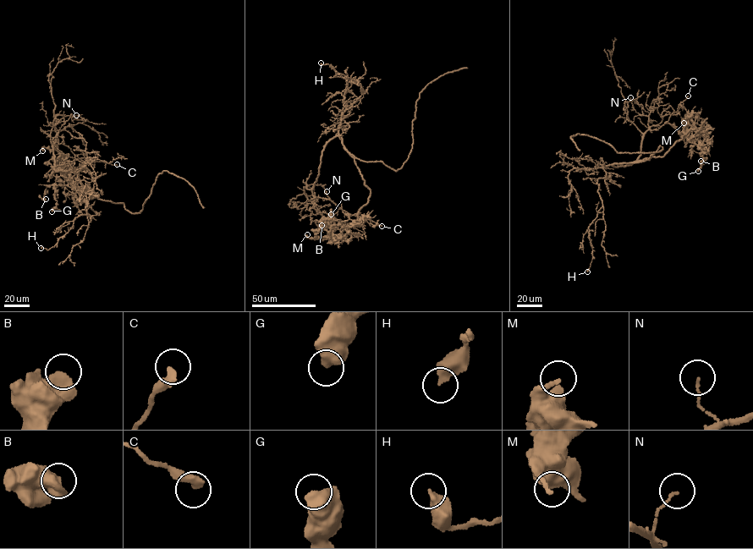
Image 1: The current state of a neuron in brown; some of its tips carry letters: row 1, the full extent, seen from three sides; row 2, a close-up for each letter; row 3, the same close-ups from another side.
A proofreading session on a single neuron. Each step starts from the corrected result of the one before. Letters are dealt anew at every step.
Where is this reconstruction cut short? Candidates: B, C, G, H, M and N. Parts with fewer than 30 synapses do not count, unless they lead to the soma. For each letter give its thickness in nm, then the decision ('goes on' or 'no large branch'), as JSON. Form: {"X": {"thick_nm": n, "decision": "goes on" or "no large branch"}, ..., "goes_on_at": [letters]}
{"B": {"thick_nm": 550, "decision": "no large branch"}, "C": {"thick_nm": 420, "decision": "no large branch"}, "G": {"thick_nm": 650, "decision": "no large branch"}, "H": {"thick_nm": 400, "decision": "no large branch"}, "M": {"thick_nm": 160, "decision": "no large branch"}, "N": {"thick_nm": 90, "decision": "no large branch"}, "goes_on_at": []}

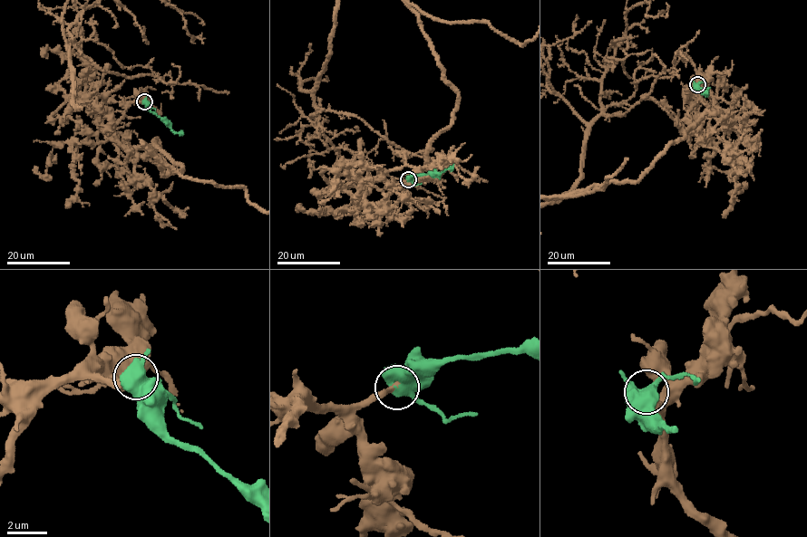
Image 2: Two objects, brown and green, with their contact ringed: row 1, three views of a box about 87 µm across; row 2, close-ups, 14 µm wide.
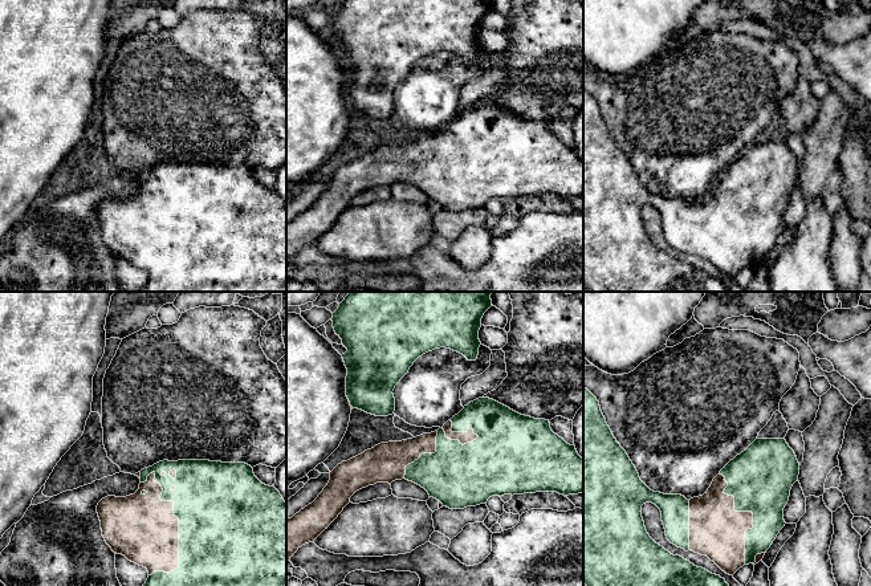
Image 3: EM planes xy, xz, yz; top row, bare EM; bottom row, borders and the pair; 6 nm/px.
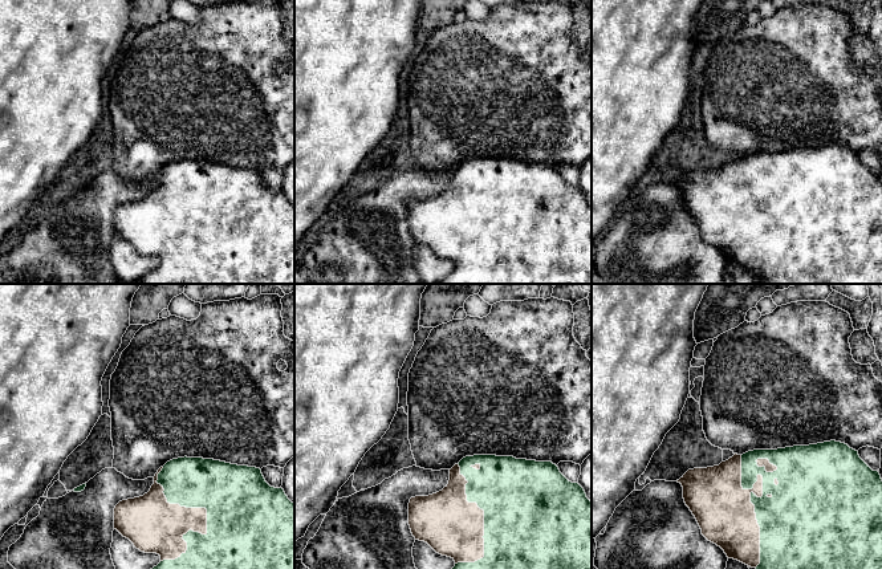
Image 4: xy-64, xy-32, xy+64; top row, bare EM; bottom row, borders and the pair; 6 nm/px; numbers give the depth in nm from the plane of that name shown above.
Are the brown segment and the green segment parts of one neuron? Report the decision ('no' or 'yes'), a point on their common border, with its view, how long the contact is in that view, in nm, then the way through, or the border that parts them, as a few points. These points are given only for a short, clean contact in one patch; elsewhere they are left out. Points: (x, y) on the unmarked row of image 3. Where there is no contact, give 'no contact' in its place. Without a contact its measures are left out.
yes; meets brown in xy at (178, 232); contact 650 nm long

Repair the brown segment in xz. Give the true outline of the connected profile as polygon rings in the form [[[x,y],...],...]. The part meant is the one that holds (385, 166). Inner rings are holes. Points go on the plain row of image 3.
[[[479,101],[435,135],[380,146],[338,167],[318,200],[286,223],[286,265],[302,248],[314,245],[327,232],[357,194],[402,182],[424,191],[443,209],[464,212],[485,207],[492,199],[583,196],[583,162],[575,148],[552,134],[549,123],[525,119],[493,102]]]

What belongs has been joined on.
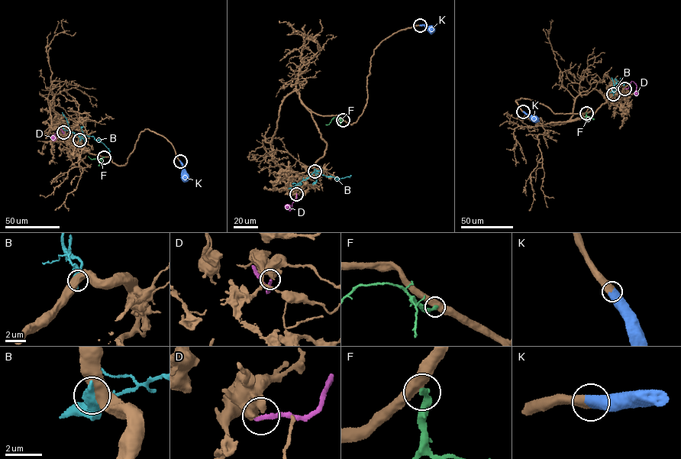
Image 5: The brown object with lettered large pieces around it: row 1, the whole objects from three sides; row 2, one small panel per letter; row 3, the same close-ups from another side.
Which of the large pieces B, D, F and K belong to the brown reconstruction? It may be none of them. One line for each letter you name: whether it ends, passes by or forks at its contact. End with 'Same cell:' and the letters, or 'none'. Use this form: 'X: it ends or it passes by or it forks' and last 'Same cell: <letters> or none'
K: it ends
Same cell: K

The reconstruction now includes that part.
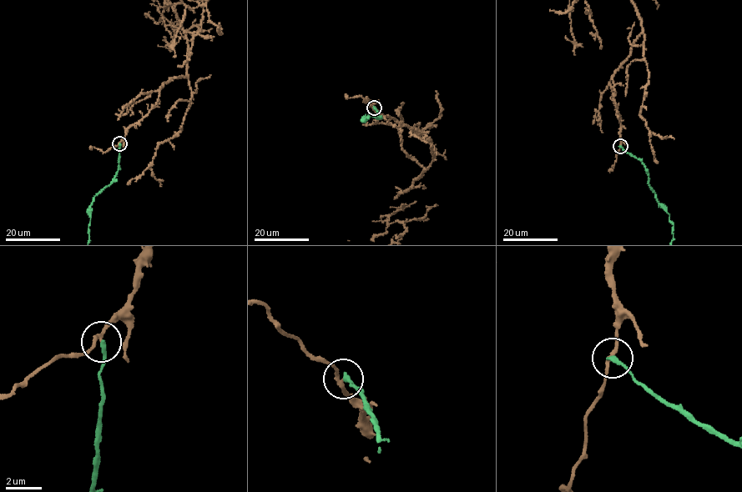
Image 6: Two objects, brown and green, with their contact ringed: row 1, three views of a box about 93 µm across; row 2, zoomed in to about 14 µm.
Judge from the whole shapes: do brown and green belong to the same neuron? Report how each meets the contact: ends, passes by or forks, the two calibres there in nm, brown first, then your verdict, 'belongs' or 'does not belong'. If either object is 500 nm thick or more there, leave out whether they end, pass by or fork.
brown passes by; green ends; calibres 180 and 260 nm; does not belong

